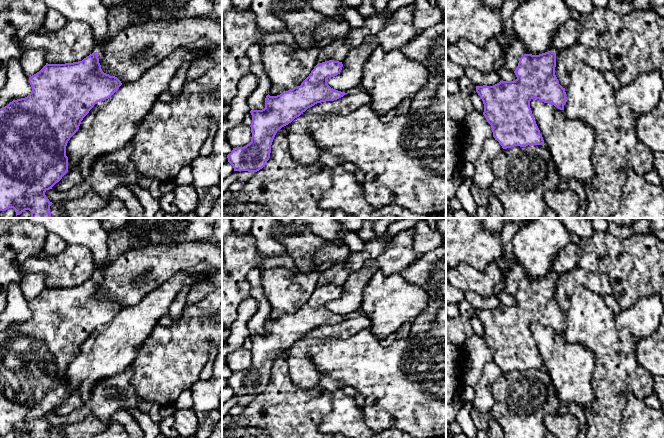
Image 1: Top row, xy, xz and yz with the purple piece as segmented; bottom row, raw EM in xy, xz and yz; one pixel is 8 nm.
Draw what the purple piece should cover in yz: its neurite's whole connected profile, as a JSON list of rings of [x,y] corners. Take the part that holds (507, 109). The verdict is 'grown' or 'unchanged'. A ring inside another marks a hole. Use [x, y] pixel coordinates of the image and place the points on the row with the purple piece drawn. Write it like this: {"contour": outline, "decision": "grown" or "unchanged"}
{"contour": [[[548,51],[539,55],[524,54],[514,73],[515,81],[500,81],[493,86],[476,86],[476,92],[484,104],[487,122],[492,127],[493,137],[503,149],[514,146],[542,145],[544,140],[532,115],[530,101],[533,98],[544,103],[550,103],[560,110],[564,110],[566,92],[555,75],[556,53]]], "decision": "unchanged"}

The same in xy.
{"contour": [[[93,52],[82,61],[65,64],[48,64],[36,74],[29,77],[32,92],[25,98],[13,100],[7,106],[0,109],[0,211],[13,208],[16,215],[20,215],[25,210],[31,212],[31,218],[51,218],[50,206],[53,204],[46,197],[45,192],[59,182],[68,172],[68,157],[66,156],[66,146],[70,138],[78,131],[83,118],[89,113],[95,104],[110,98],[122,85],[121,81],[102,71],[97,52]]], "decision": "unchanged"}

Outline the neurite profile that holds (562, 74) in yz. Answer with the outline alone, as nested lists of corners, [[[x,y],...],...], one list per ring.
[[[577,42],[568,50],[556,53],[555,75],[563,88],[568,86],[570,71],[579,62],[586,63],[603,73],[612,69],[607,51],[590,48]]]

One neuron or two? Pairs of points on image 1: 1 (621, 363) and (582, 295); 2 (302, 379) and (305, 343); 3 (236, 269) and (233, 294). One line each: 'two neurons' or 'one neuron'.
1: one neuron
2: one neuron
3: one neuron

